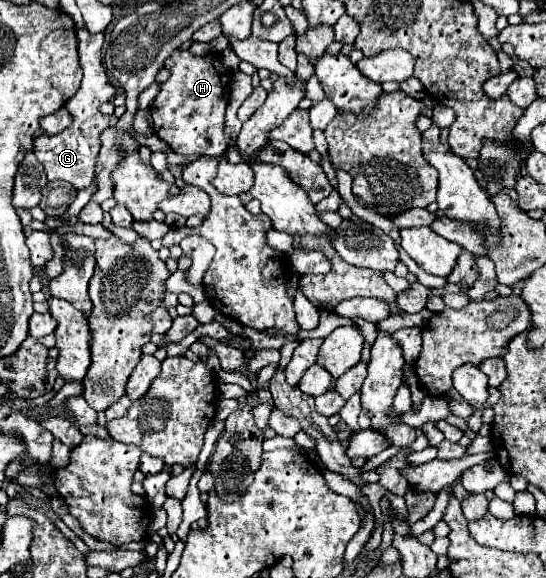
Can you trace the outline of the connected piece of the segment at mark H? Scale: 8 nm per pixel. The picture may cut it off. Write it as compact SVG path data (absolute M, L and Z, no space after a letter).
M175 50L165 60L165 68L171 72L171 76L161 84L161 90L149 108L155 134L177 154L219 158L227 150L223 128L231 80L229 70L221 62L221 56L195 56L189 50Z

